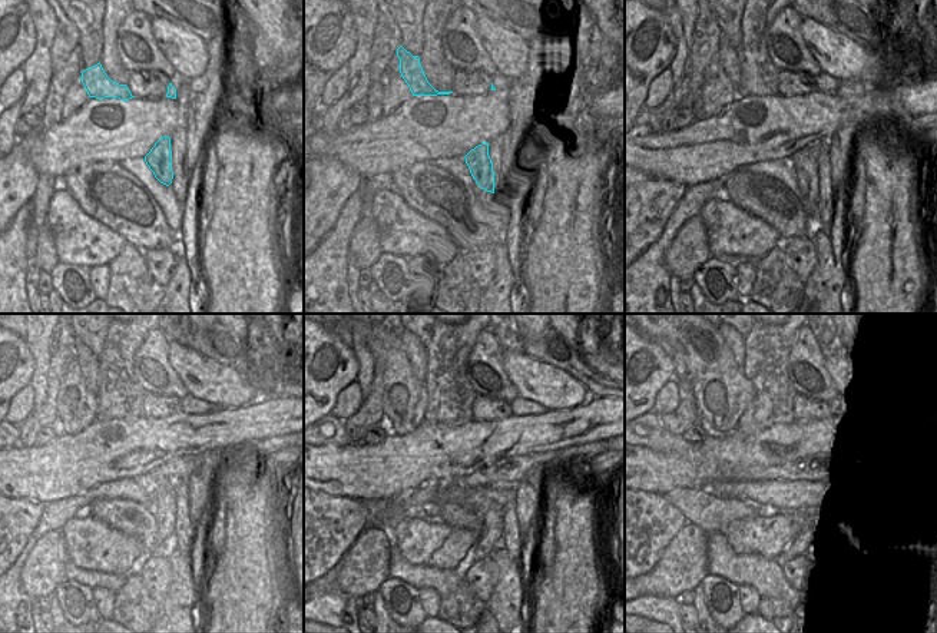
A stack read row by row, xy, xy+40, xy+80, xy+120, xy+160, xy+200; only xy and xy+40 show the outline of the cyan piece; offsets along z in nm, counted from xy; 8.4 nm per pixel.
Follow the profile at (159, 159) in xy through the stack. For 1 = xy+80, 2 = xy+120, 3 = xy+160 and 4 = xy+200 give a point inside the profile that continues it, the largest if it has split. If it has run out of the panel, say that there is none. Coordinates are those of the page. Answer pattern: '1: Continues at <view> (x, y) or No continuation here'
1: Continues at xy+80 (804, 162)
2: Continues at xy+120 (162, 493)
3: Continues at xy+160 (492, 523)
4: Continues at xy+200 (803, 543)

